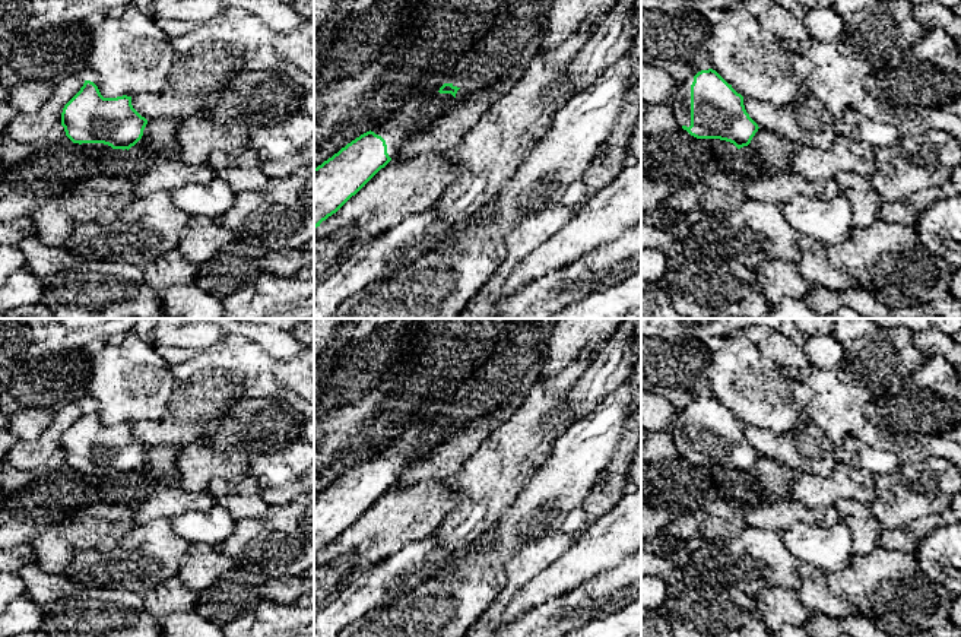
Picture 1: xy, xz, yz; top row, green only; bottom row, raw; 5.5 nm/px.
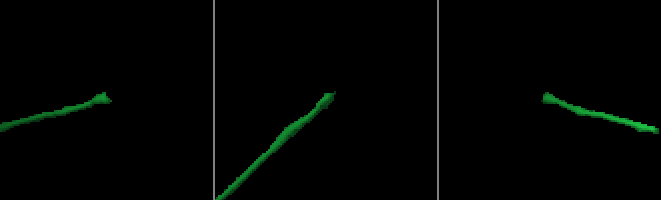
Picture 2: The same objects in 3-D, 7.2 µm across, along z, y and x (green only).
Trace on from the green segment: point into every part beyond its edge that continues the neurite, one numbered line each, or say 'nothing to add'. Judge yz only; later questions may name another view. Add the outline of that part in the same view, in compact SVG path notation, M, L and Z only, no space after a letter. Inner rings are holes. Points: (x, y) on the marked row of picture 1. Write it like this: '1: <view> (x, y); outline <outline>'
1: yz (679, 101); outline M694 72L686 79L676 82L670 91L669 107L681 127L691 126L691 85L697 73Z

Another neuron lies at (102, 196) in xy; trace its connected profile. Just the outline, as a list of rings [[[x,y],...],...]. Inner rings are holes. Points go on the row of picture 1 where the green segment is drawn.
[[[121,169],[80,181],[64,196],[55,196],[32,210],[29,219],[35,224],[34,235],[47,245],[64,245],[80,225],[91,221],[111,221],[121,209],[131,205],[136,200],[134,183],[136,178]]]

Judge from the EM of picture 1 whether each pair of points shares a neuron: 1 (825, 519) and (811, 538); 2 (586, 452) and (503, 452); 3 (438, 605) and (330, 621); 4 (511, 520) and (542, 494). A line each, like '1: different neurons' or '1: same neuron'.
1: different neurons
2: different neurons
3: different neurons
4: same neuron

